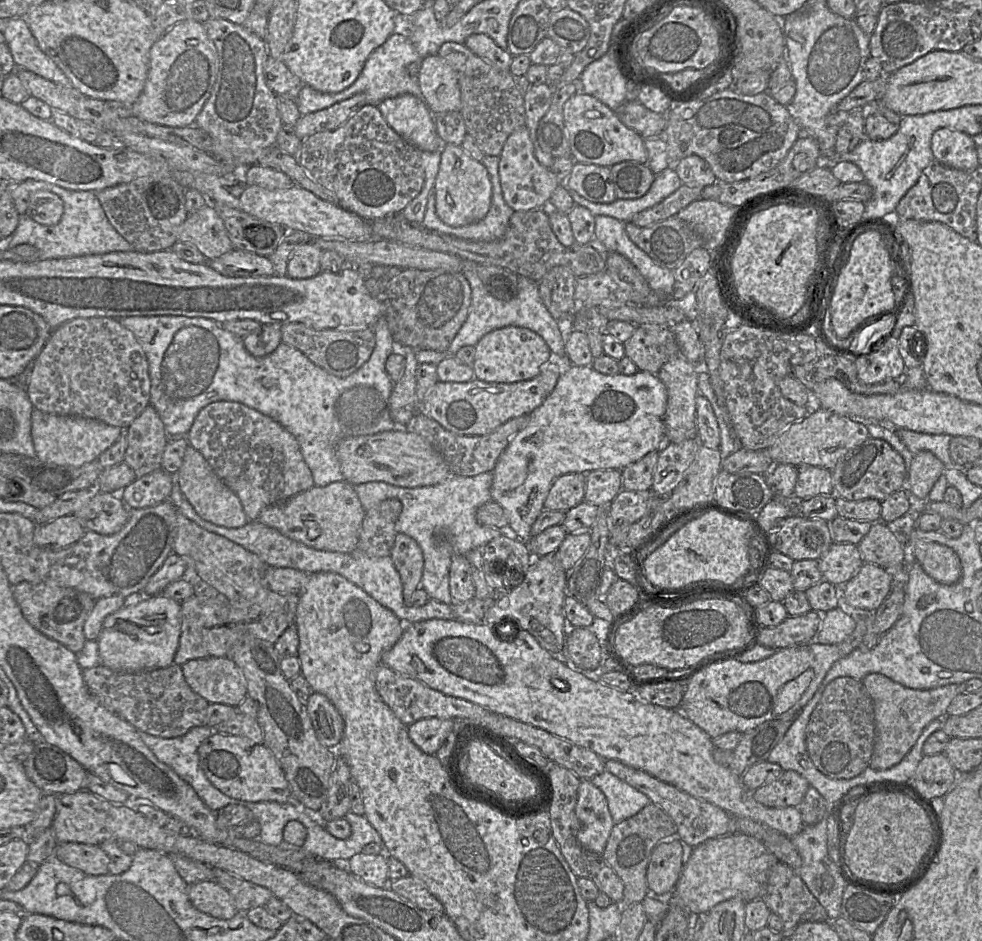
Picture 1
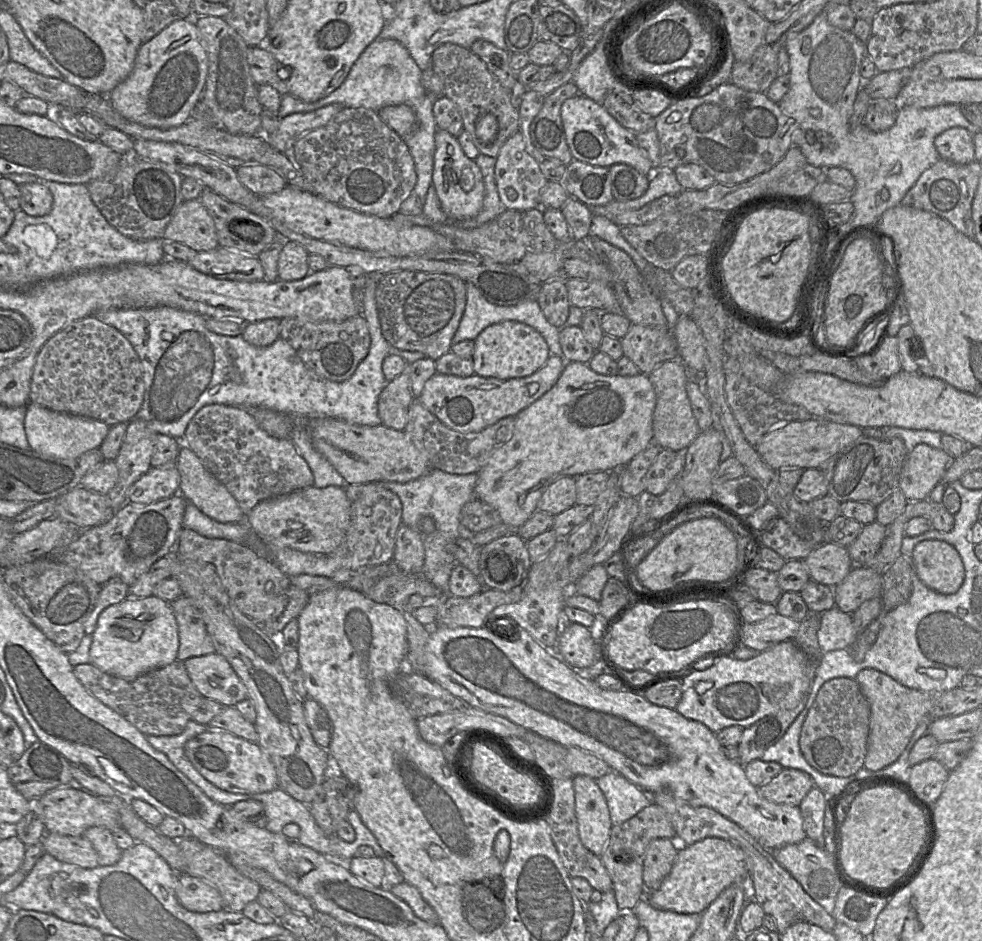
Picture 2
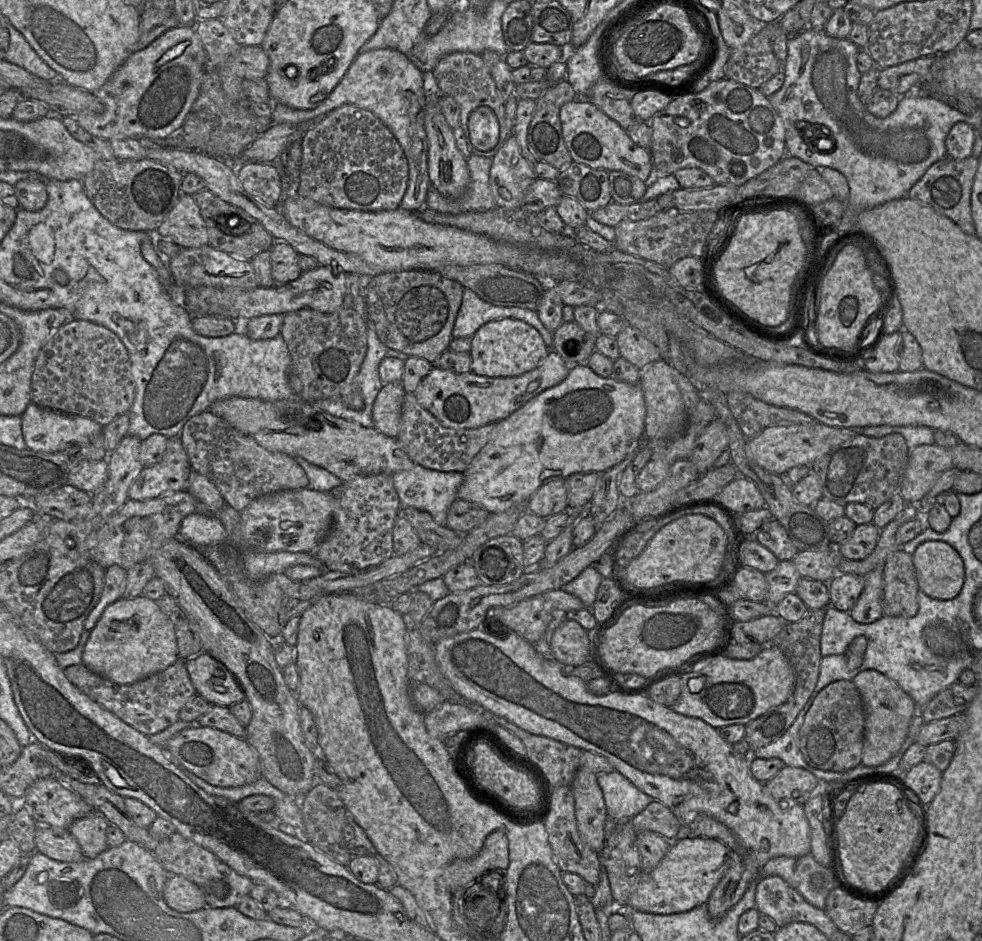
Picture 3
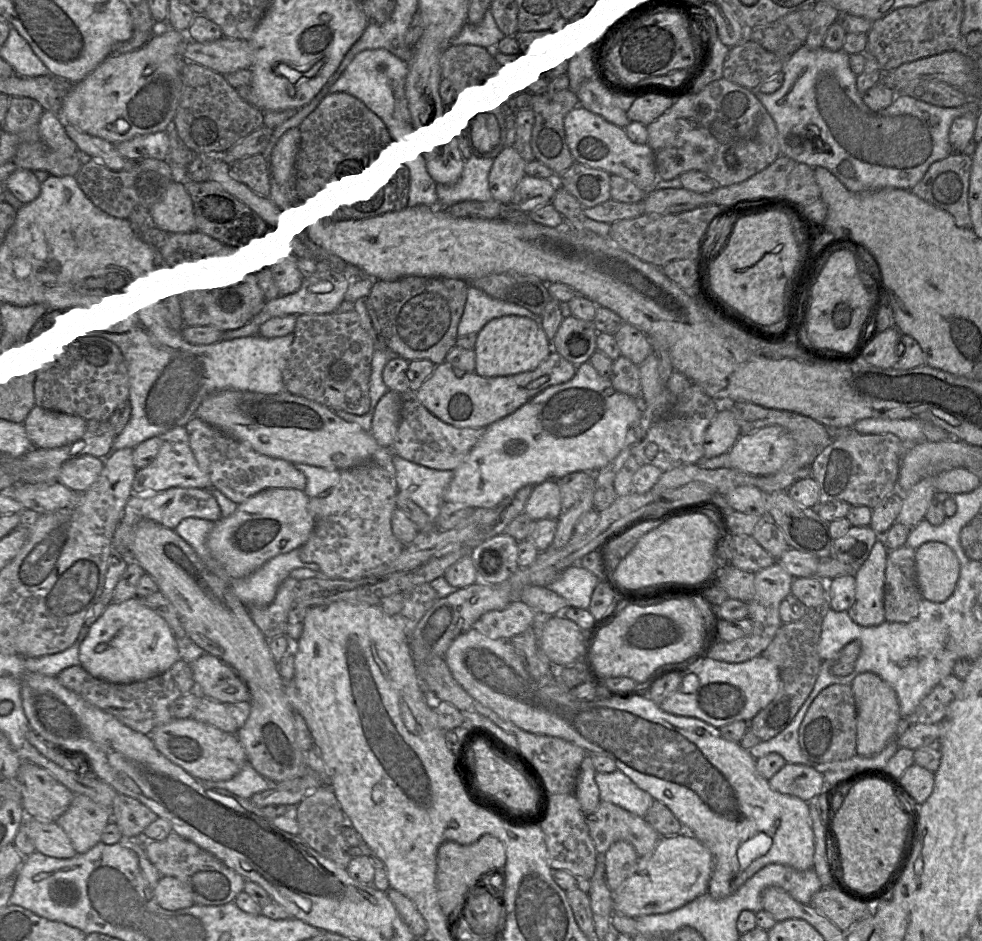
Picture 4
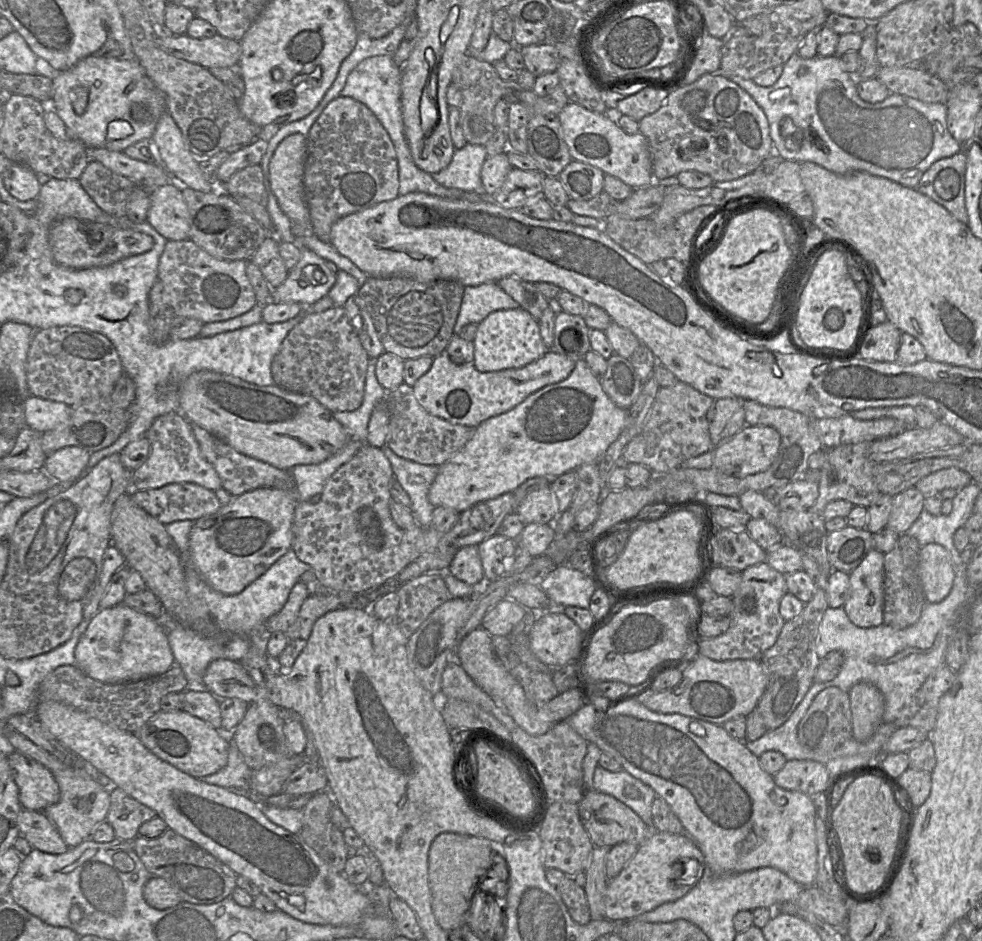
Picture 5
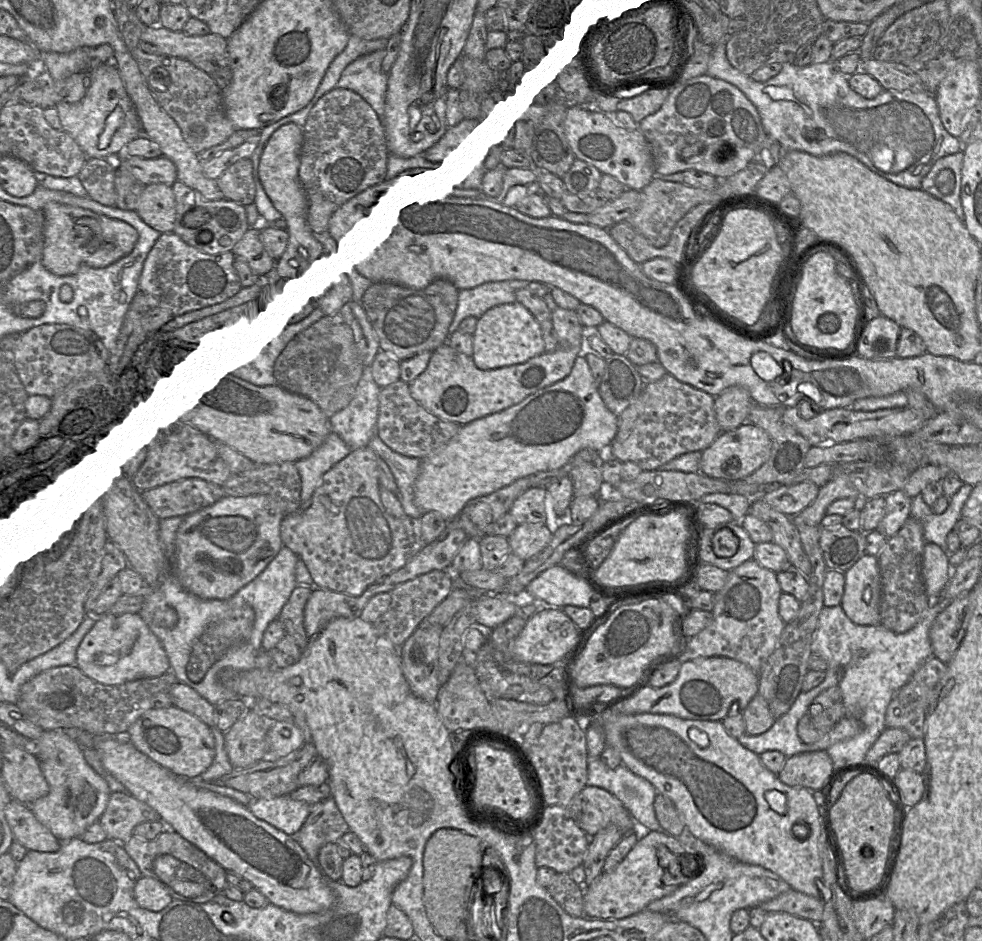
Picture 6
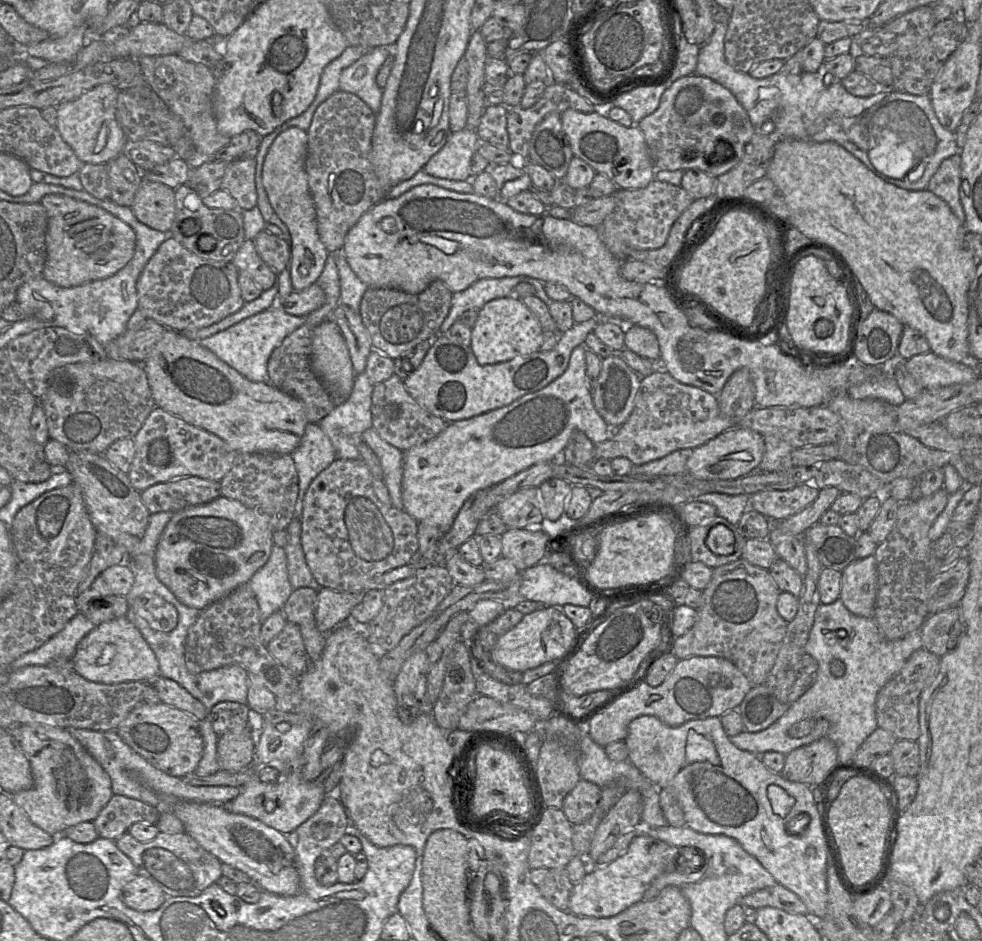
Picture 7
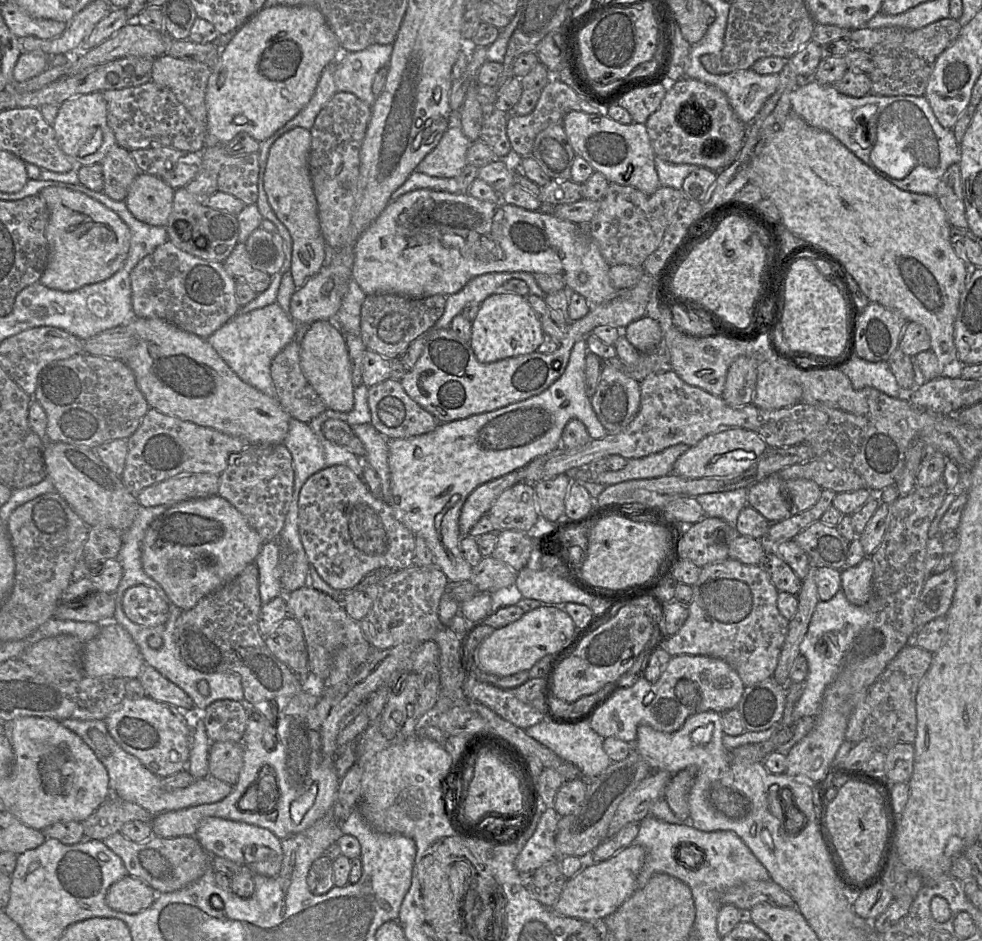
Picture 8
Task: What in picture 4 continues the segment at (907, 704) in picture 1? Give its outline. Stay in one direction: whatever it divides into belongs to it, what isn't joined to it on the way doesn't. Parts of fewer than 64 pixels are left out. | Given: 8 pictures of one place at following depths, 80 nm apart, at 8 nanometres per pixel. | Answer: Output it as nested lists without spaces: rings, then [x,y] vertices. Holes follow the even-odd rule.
[[[873,672],[859,674],[851,684],[857,707],[857,755],[872,757],[880,753],[896,733],[902,715],[895,690]]]

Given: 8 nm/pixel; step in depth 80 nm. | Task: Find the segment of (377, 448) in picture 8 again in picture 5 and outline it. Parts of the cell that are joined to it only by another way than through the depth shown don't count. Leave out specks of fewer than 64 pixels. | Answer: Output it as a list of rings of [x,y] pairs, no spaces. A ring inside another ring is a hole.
[[[386,444],[381,447],[390,461],[394,476],[411,500],[411,512],[421,527],[428,527],[434,506],[428,500],[429,489],[439,466],[414,462],[395,454]]]

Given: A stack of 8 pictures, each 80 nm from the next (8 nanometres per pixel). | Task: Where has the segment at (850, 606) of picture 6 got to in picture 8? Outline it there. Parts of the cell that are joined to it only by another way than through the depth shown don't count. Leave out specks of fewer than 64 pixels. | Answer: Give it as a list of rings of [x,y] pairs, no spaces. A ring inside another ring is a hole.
[[[866,557],[853,567],[844,567],[841,572],[841,589],[847,600],[858,606],[865,606],[872,594],[874,563]]]

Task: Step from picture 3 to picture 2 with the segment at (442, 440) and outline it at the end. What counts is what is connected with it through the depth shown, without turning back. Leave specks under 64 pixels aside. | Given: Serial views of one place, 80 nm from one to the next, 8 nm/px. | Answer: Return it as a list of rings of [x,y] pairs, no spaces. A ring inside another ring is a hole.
[[[414,398],[409,406],[407,424],[403,431],[426,456],[432,468],[451,474],[471,474],[477,473],[493,451],[510,440],[515,421],[514,416],[508,416],[481,431],[463,433],[444,425],[418,398]]]

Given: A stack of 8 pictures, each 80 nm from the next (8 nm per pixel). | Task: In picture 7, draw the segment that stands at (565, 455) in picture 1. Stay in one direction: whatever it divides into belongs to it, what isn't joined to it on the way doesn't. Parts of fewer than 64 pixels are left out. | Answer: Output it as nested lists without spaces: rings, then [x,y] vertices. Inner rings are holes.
[[[584,344],[578,345],[572,351],[566,371],[543,389],[527,394],[507,406],[448,423],[433,439],[402,451],[404,511],[417,522],[435,525],[442,534],[446,533],[470,496],[497,485],[534,464],[559,459],[573,431],[583,431],[594,444],[607,440],[616,429],[602,418],[594,406],[587,376],[586,350]]]

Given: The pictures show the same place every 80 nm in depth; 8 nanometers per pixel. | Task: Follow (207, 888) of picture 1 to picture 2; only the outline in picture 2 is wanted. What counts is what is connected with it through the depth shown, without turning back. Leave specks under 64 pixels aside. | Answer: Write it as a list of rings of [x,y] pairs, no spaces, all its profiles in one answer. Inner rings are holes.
[[[179,874],[176,887],[179,903],[189,911],[206,913],[224,909],[220,893],[206,881]]]

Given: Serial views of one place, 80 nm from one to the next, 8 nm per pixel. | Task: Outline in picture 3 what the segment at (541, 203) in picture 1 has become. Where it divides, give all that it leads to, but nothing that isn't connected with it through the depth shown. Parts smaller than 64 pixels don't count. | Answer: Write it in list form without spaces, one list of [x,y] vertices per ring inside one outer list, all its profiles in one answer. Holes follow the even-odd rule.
[[[511,135],[492,159],[490,186],[496,206],[520,208],[526,189],[536,179],[534,165],[523,157]]]

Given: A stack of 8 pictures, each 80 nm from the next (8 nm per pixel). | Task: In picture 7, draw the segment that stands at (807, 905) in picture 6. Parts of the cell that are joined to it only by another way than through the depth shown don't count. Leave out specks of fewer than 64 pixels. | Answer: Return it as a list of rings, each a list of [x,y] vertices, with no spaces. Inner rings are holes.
[[[778,883],[747,894],[739,900],[738,904],[743,908],[760,909],[763,907],[773,907],[791,914],[809,916],[803,901],[795,893]]]

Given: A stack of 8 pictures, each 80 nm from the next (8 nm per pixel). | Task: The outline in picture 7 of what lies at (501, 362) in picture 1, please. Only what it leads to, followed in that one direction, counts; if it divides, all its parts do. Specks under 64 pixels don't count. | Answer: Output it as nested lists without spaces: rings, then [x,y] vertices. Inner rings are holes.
[[[517,295],[496,298],[479,311],[472,327],[470,347],[480,365],[496,364],[540,350],[543,329],[532,311]]]

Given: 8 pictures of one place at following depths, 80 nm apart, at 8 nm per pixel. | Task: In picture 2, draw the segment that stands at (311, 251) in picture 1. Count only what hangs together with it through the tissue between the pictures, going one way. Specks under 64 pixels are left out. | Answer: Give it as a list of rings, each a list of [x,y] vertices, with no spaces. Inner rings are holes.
[[[286,241],[278,259],[278,278],[283,281],[299,280],[311,271],[308,266],[309,253],[297,242]]]

